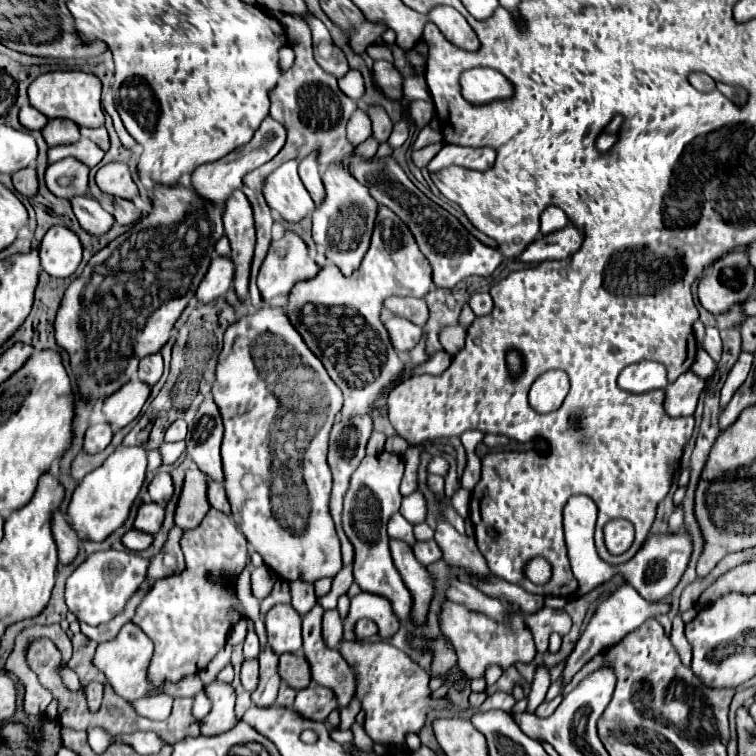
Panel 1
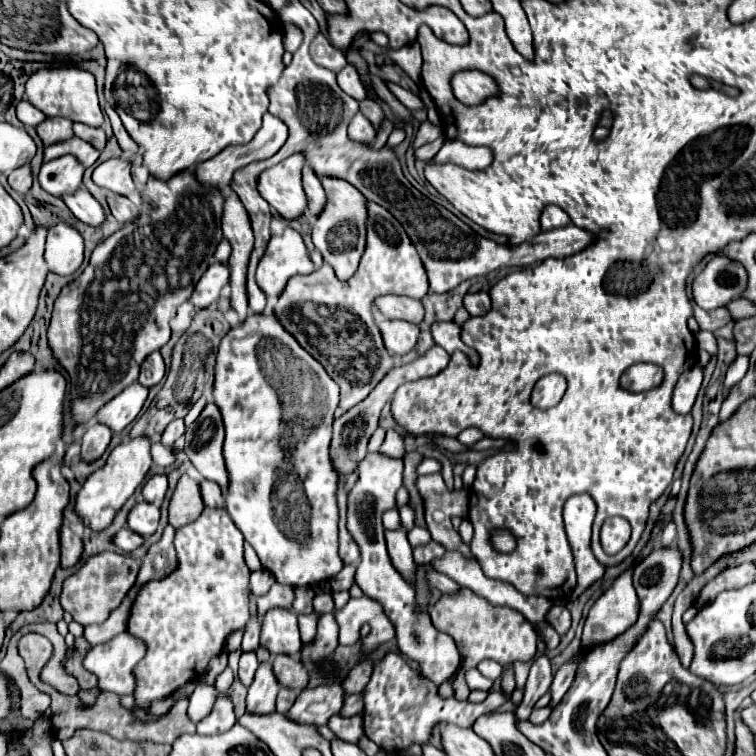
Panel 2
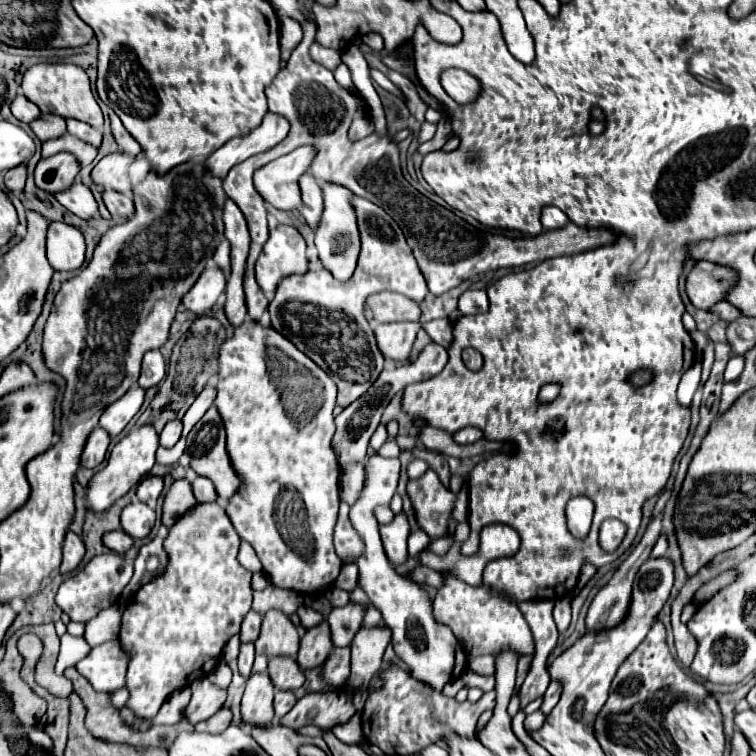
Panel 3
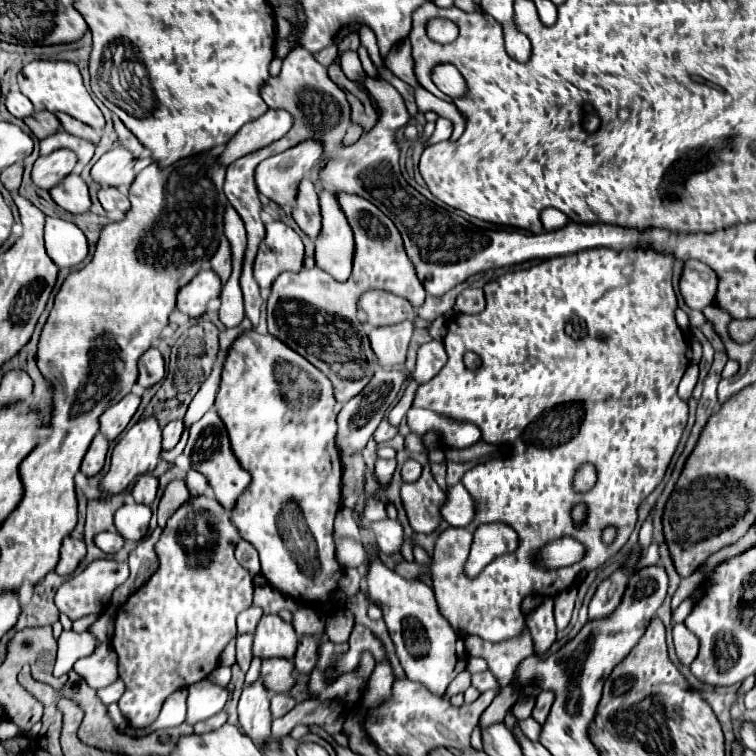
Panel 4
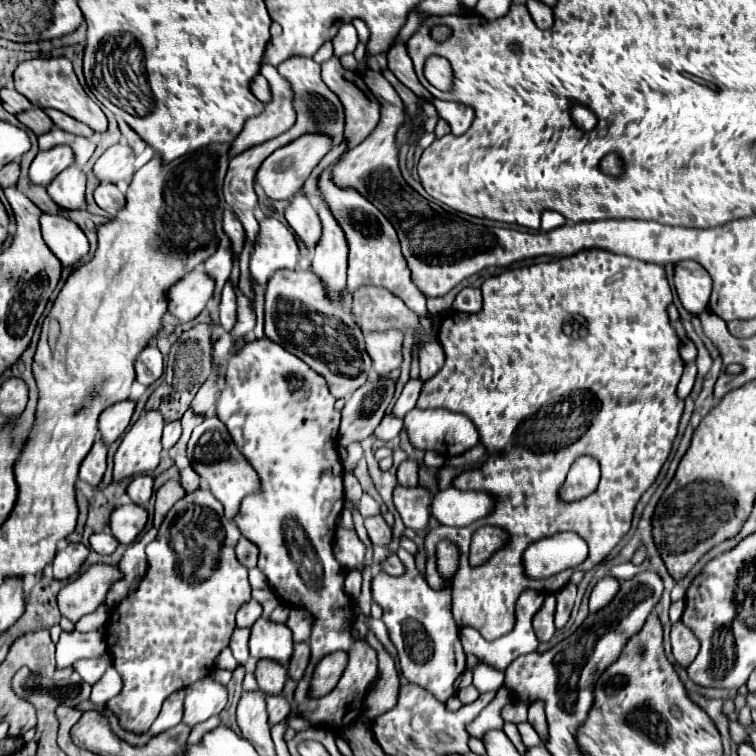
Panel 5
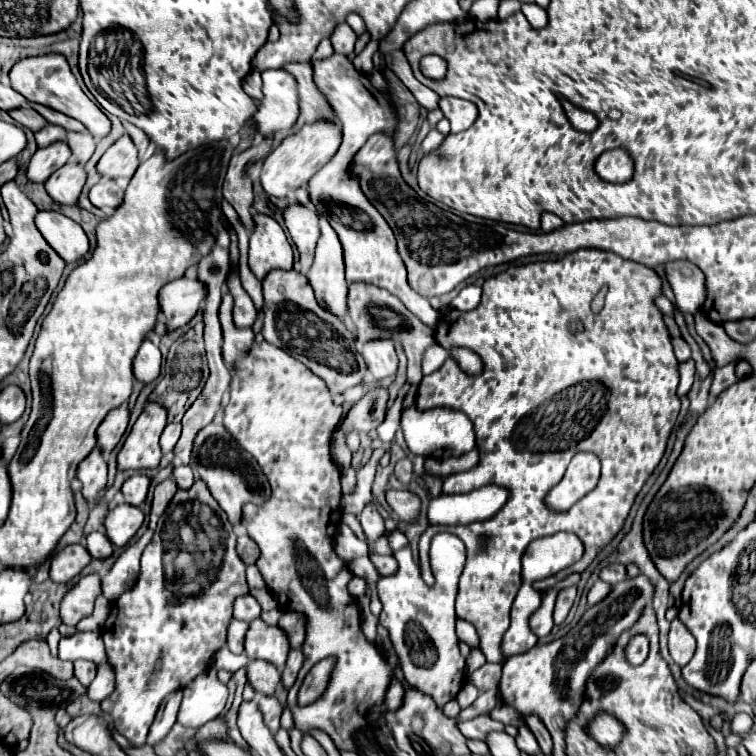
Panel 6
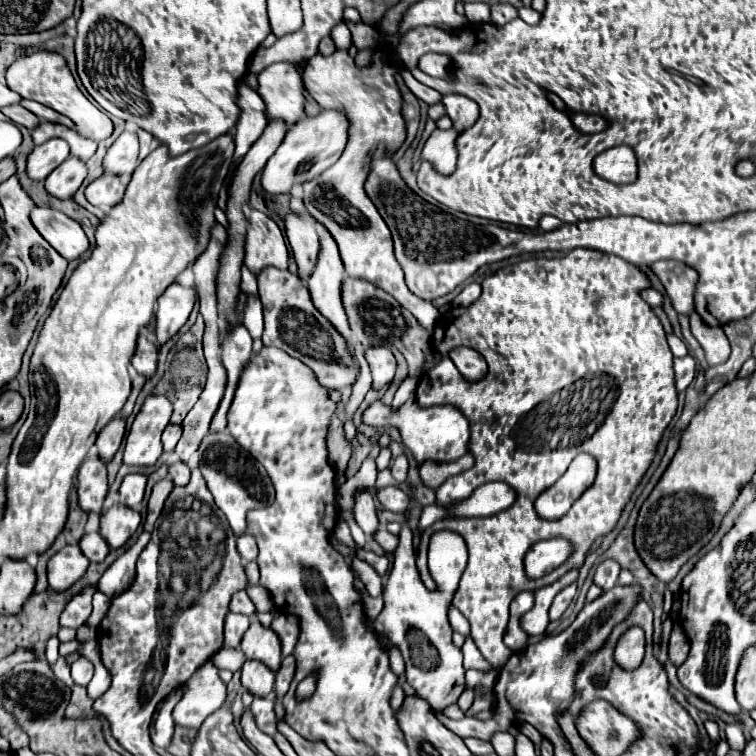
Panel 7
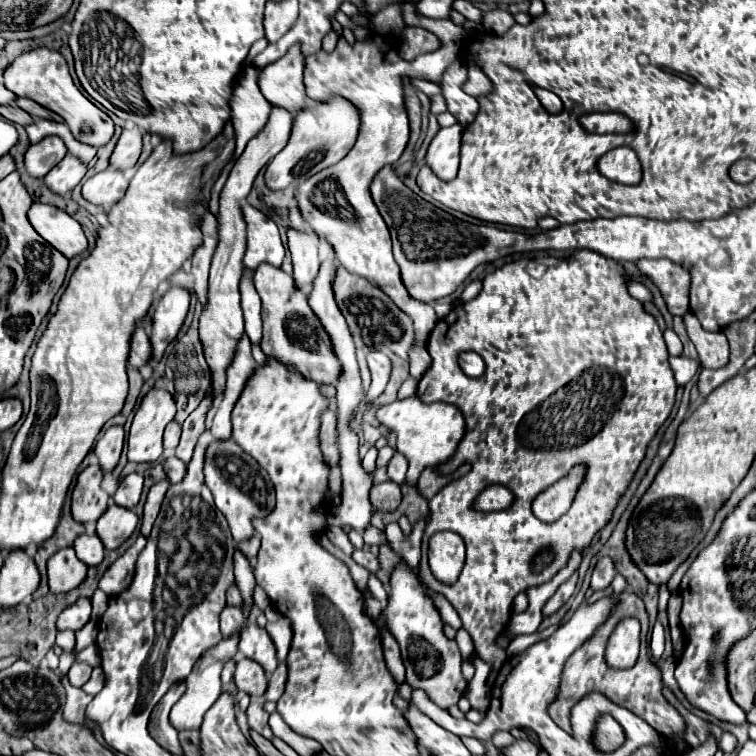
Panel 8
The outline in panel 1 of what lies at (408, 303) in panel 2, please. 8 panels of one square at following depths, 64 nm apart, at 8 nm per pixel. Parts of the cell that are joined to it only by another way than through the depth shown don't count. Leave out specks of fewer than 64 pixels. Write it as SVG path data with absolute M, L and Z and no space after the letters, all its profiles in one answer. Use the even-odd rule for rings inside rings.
M392 296L388 300L384 300L384 308L388 308L392 314L406 318L418 326L424 326L428 320L428 308L426 302L420 298L400 298L400 296Z

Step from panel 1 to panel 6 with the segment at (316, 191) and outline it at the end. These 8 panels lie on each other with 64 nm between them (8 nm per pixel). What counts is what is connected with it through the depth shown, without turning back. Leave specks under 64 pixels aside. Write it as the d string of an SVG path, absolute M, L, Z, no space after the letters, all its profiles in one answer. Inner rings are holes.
M290 204L284 210L284 222L288 228L288 234L300 254L300 264L304 270L312 266L312 254L316 250L316 242L320 238L318 228L318 214L314 210L308 210L300 204Z

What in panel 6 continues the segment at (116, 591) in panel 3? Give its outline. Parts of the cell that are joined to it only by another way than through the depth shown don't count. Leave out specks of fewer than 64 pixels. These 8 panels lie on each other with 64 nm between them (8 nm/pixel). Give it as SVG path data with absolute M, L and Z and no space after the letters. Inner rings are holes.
M90 574L80 578L80 582L64 596L62 608L60 608L60 618L68 626L76 626L82 618L92 614L92 606L96 596L100 594L100 576Z

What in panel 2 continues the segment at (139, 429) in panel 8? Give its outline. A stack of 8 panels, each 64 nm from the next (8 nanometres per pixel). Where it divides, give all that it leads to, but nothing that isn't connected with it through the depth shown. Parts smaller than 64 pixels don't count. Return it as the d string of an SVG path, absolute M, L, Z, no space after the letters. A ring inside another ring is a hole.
M148 436L140 438L128 438L122 444L118 444L106 464L96 470L94 474L88 476L88 480L82 484L82 490L76 496L76 514L92 528L92 530L102 530L106 528L112 520L114 514L122 508L122 504L134 494L134 490L144 482L150 466L152 466L152 440Z

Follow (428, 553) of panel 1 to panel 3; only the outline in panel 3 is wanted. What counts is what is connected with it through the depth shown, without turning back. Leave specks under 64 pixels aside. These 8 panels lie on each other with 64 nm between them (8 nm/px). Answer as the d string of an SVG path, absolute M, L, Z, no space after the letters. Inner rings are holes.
M448 534L448 536L444 536L444 538L432 540L430 550L432 550L434 554L438 554L438 556L444 556L444 554L450 550L450 546L452 546L454 542L456 542L456 540L454 540L454 534Z

